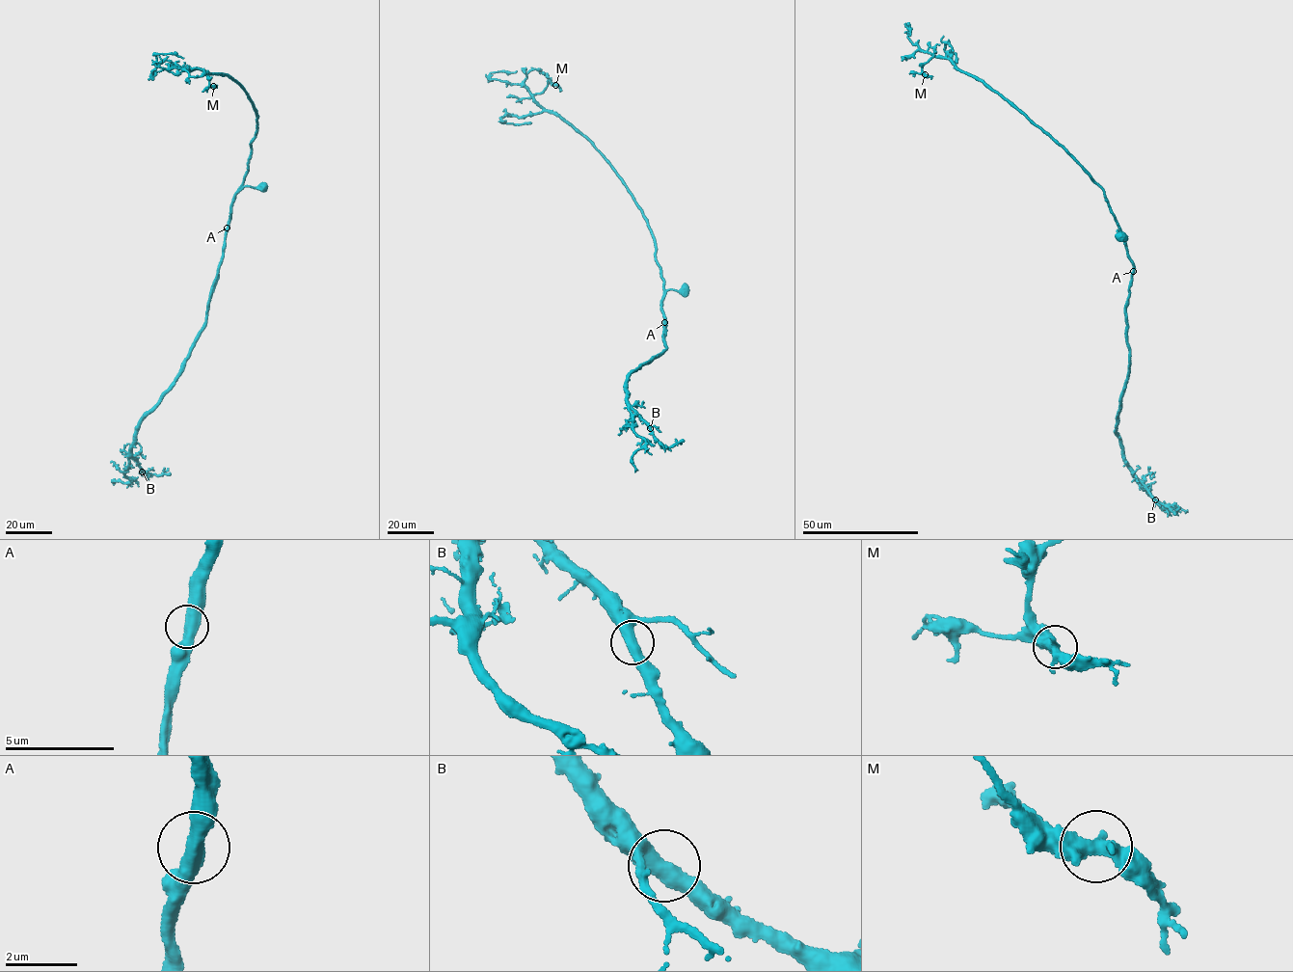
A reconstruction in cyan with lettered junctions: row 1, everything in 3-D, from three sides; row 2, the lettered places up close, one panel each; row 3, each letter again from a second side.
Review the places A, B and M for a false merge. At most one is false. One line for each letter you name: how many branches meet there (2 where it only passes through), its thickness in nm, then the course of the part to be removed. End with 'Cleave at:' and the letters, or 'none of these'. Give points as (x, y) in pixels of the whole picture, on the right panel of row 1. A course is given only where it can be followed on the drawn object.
Cleave at: none of these

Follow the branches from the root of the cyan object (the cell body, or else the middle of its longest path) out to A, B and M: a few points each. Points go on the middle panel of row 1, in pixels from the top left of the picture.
A: (686, 289), (667, 290), (661, 302), (664, 322)
B: (686, 289), (667, 290), (661, 302), (667, 349), (633, 370), (627, 383), (630, 407), (650, 428)
M: (686, 289), (669, 289), (663, 296), (652, 231), (622, 178), (584, 136), (535, 100), (548, 83), (555, 85)

